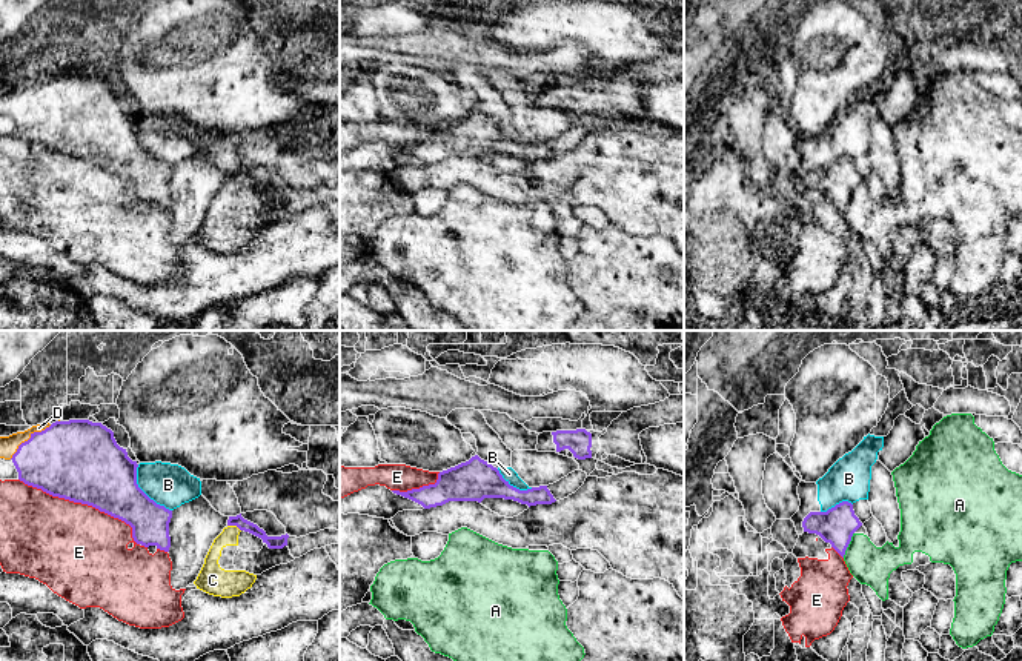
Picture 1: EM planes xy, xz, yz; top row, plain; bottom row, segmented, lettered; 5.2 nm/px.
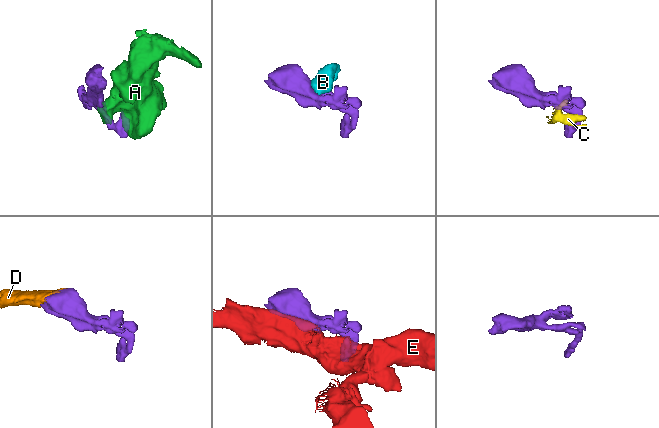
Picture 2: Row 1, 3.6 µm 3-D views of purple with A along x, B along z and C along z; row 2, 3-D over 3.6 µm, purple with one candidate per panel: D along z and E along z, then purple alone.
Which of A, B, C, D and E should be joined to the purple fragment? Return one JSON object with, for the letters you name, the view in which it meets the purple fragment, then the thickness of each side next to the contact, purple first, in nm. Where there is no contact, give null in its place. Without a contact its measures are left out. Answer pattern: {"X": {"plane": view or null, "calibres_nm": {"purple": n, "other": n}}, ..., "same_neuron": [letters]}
{"D": {"plane": "xy", "calibres_nm": {"purple": 400, "other": 100}}, "same_neuron": ["D"]}

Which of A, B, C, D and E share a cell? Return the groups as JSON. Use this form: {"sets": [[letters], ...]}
{"sets": [["A", "C"], ["B"], ["D"], ["E"]]}

